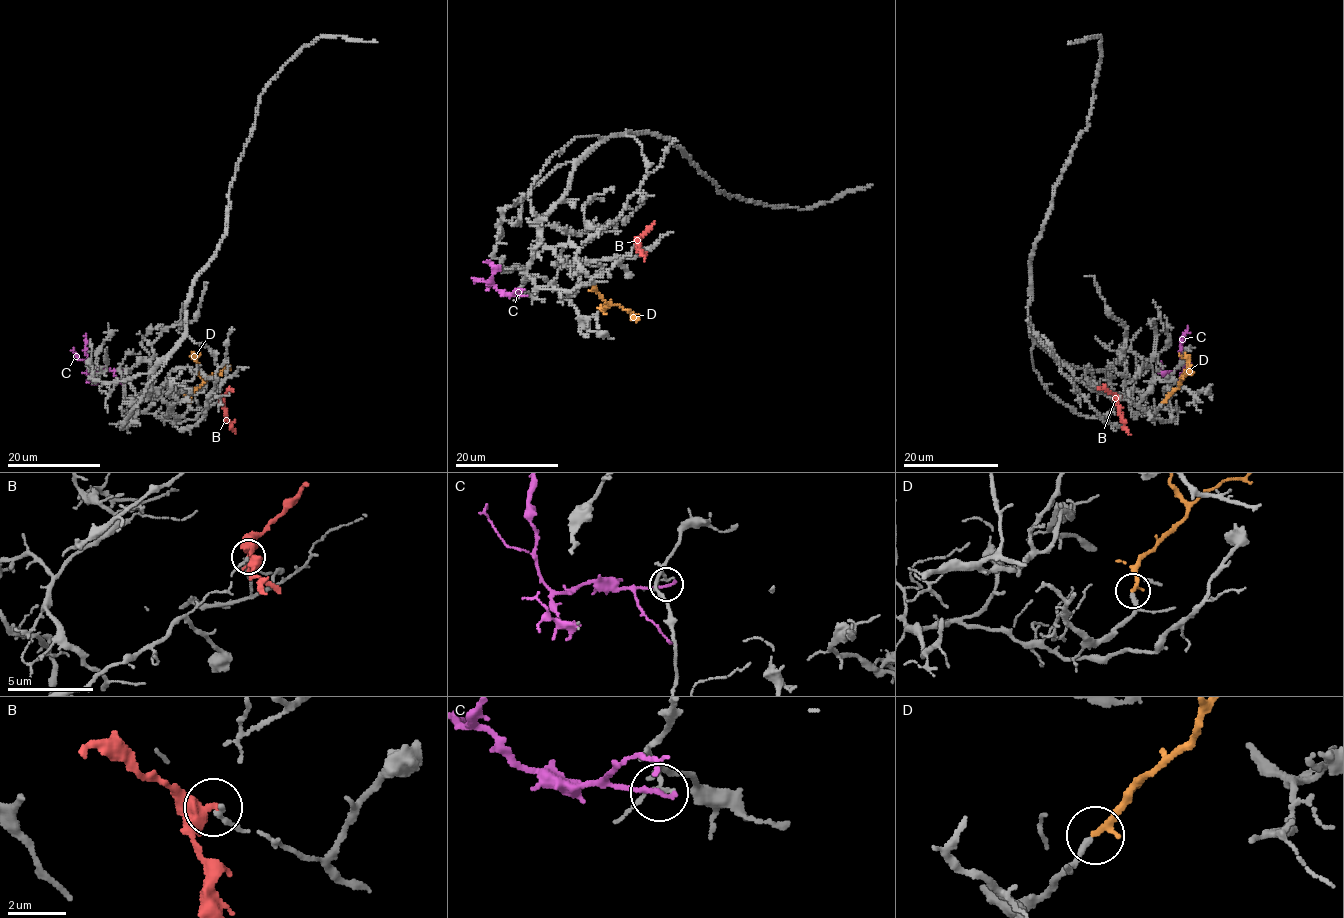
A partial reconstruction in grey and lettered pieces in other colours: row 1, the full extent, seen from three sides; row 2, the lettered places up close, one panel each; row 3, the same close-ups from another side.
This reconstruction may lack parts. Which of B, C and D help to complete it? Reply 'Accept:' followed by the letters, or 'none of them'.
Accept: D

